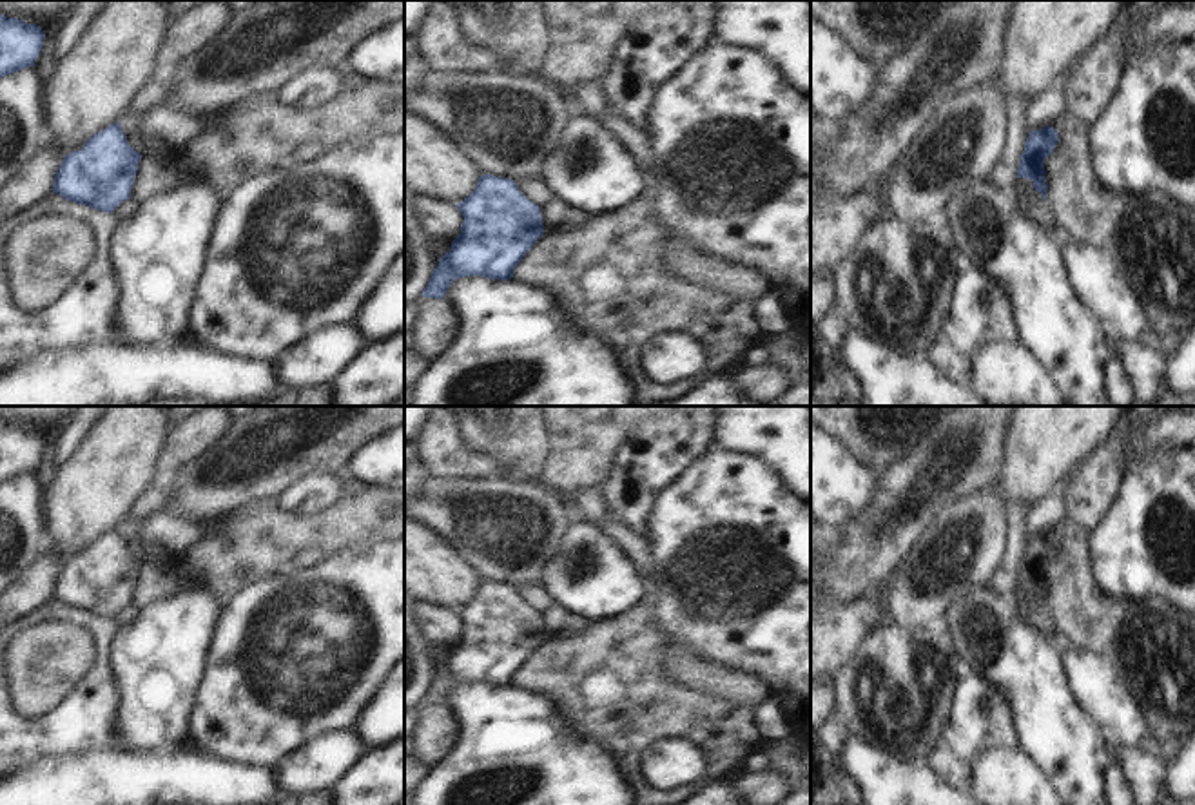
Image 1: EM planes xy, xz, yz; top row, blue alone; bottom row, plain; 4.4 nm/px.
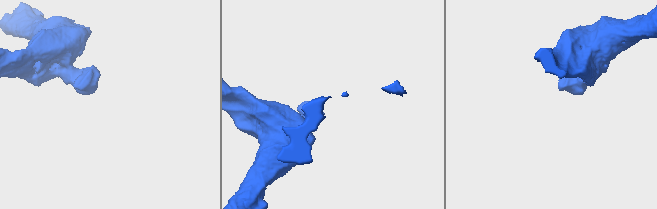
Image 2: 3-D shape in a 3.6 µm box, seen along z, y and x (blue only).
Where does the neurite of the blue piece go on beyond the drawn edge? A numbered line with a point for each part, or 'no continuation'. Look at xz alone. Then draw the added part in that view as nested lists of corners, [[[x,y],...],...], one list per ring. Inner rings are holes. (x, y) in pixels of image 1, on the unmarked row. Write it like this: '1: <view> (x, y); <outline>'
no continuation

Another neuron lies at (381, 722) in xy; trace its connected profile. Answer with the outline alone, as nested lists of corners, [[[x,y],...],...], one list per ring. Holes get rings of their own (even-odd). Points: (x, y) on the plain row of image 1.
[[[404,660],[393,667],[352,729],[366,749],[404,738]]]

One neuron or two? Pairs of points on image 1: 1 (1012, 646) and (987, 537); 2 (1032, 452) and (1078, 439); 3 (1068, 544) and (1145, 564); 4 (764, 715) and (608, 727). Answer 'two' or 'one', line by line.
1: two
2: one
3: two
4: two

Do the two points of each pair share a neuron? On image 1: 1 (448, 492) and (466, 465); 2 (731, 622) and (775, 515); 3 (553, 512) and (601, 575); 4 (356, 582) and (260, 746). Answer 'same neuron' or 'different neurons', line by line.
1: different neurons
2: same neuron
3: different neurons
4: same neuron

